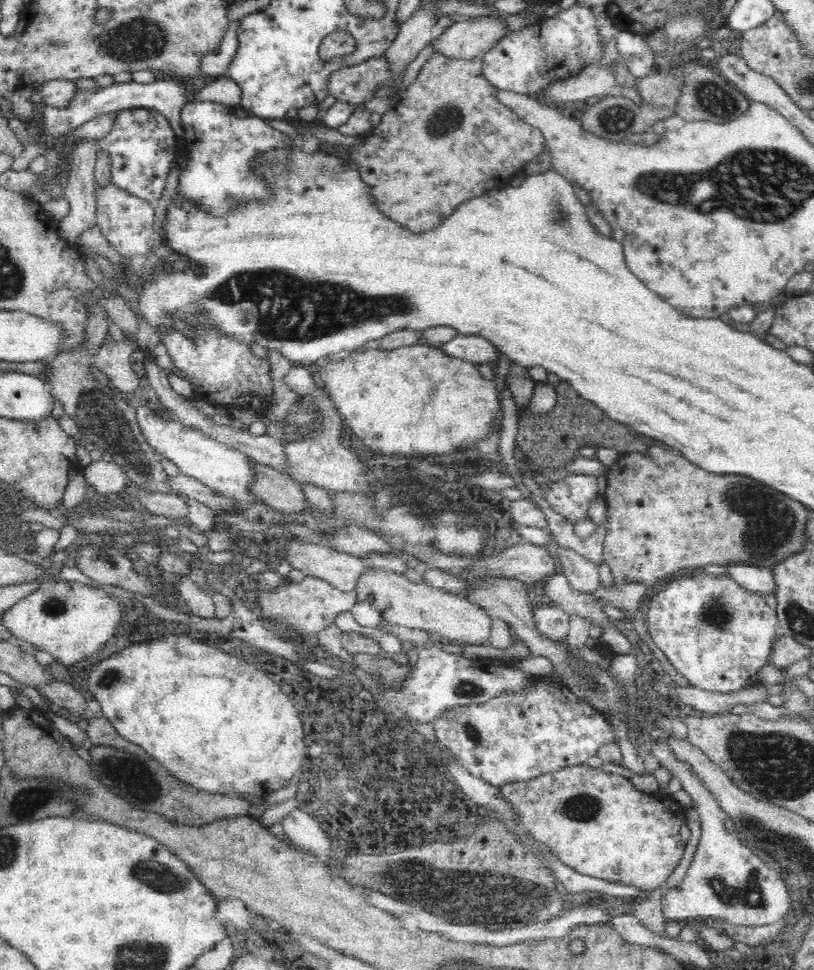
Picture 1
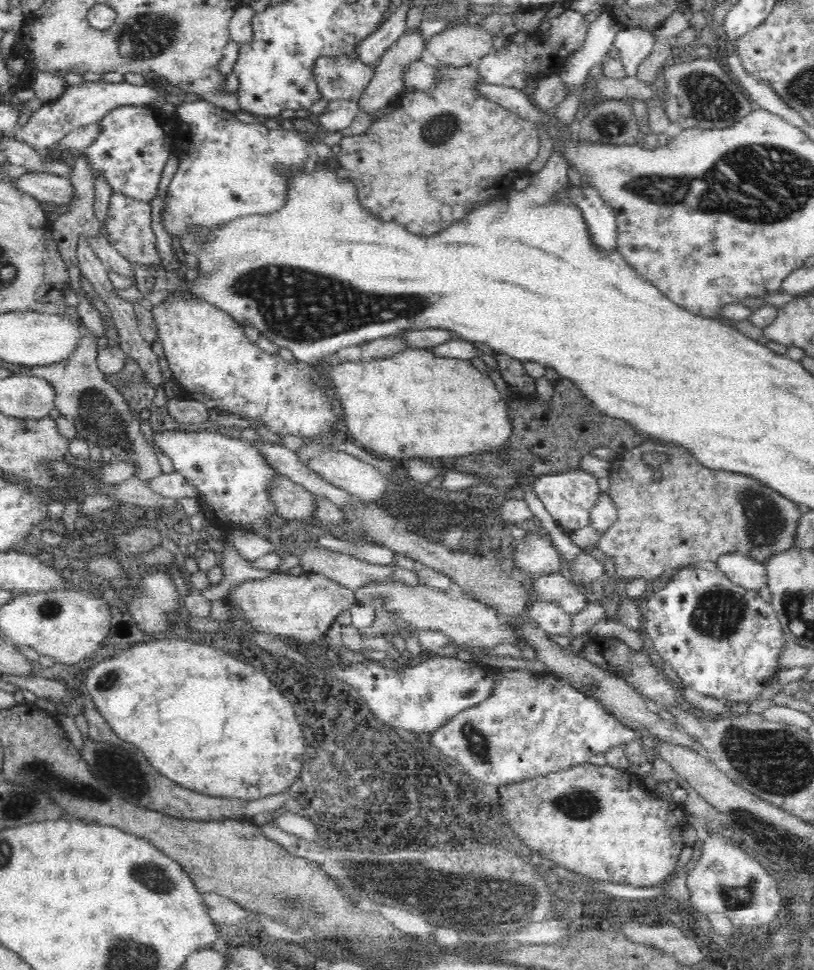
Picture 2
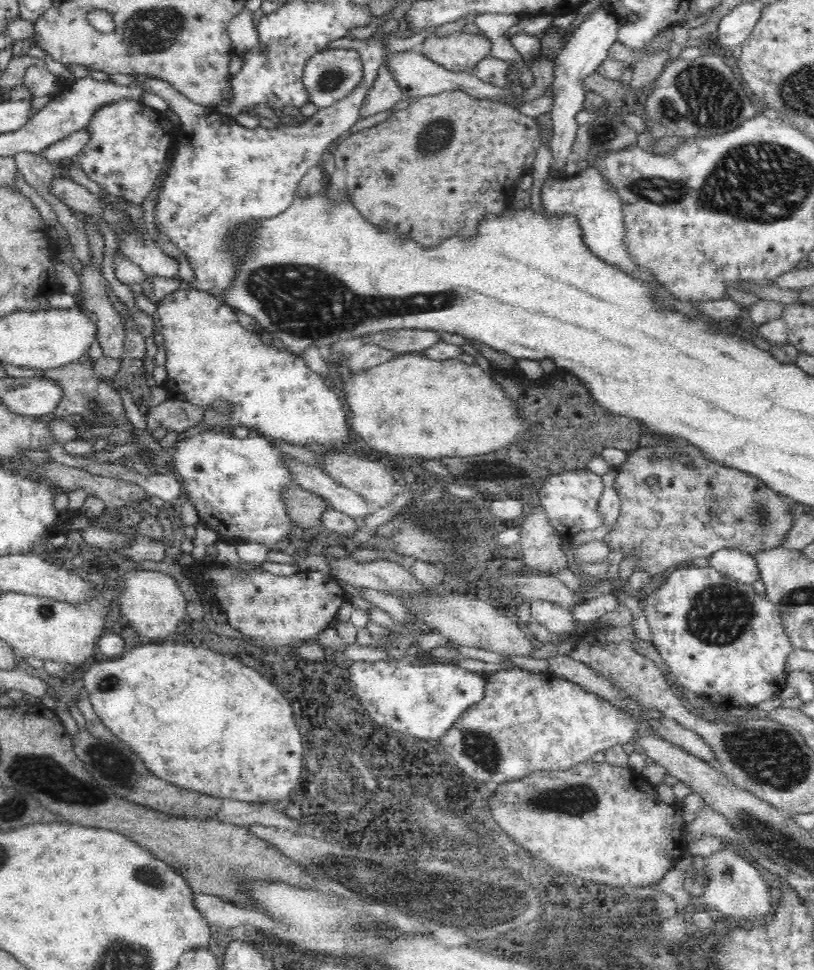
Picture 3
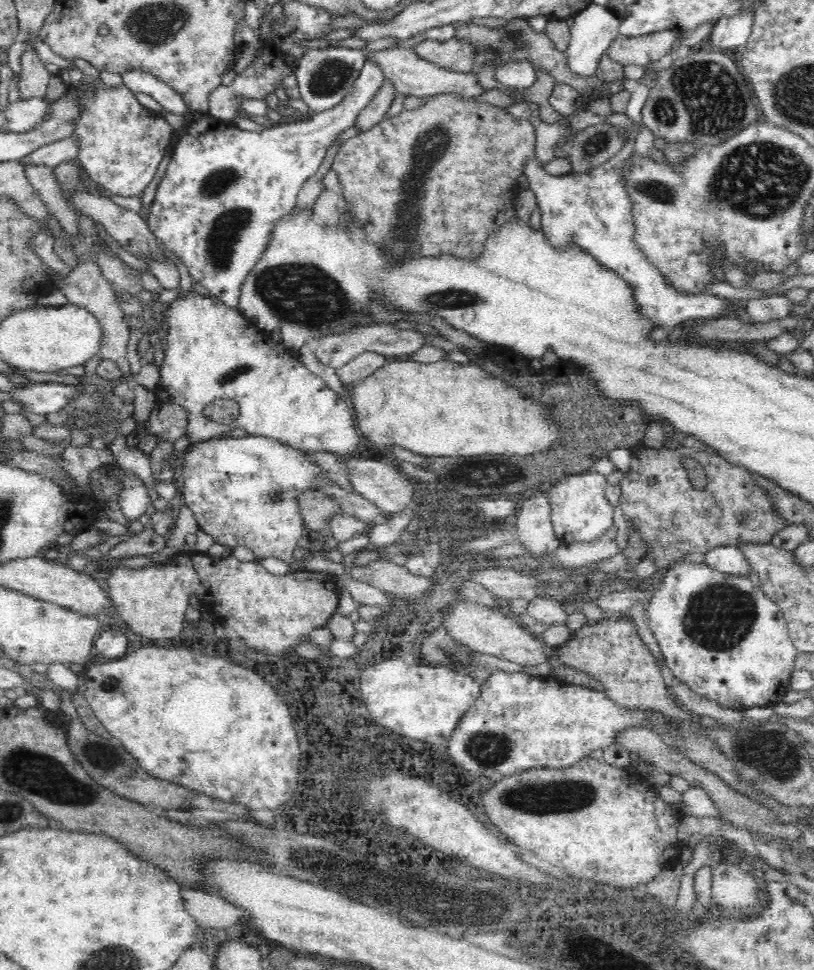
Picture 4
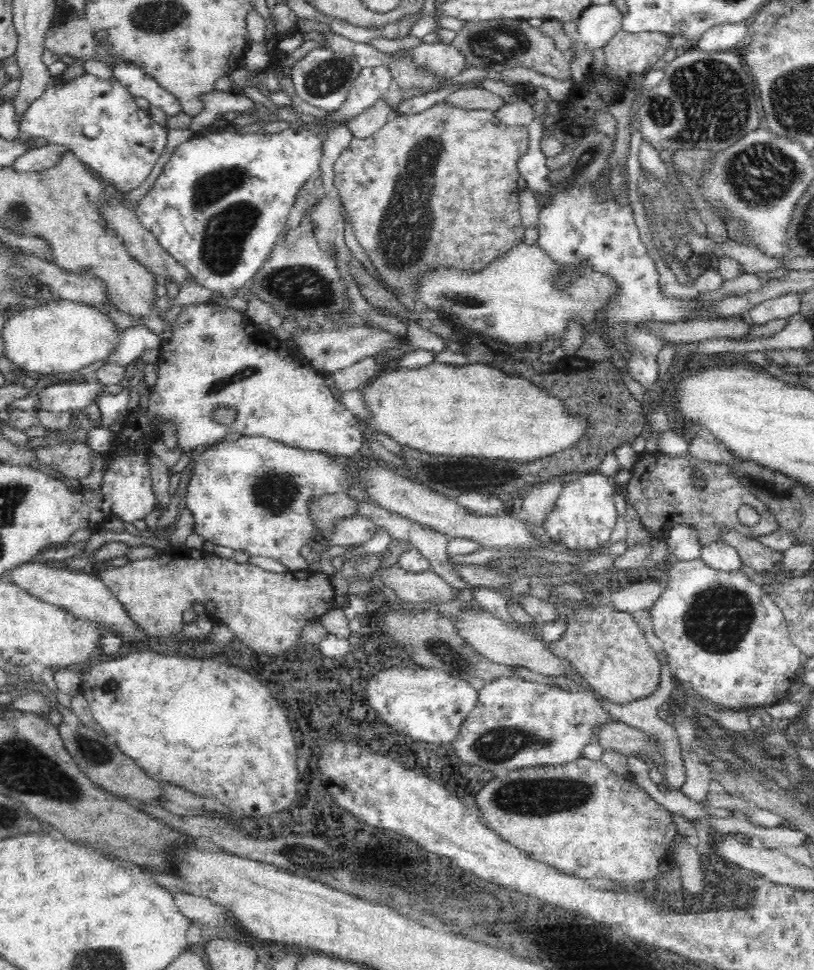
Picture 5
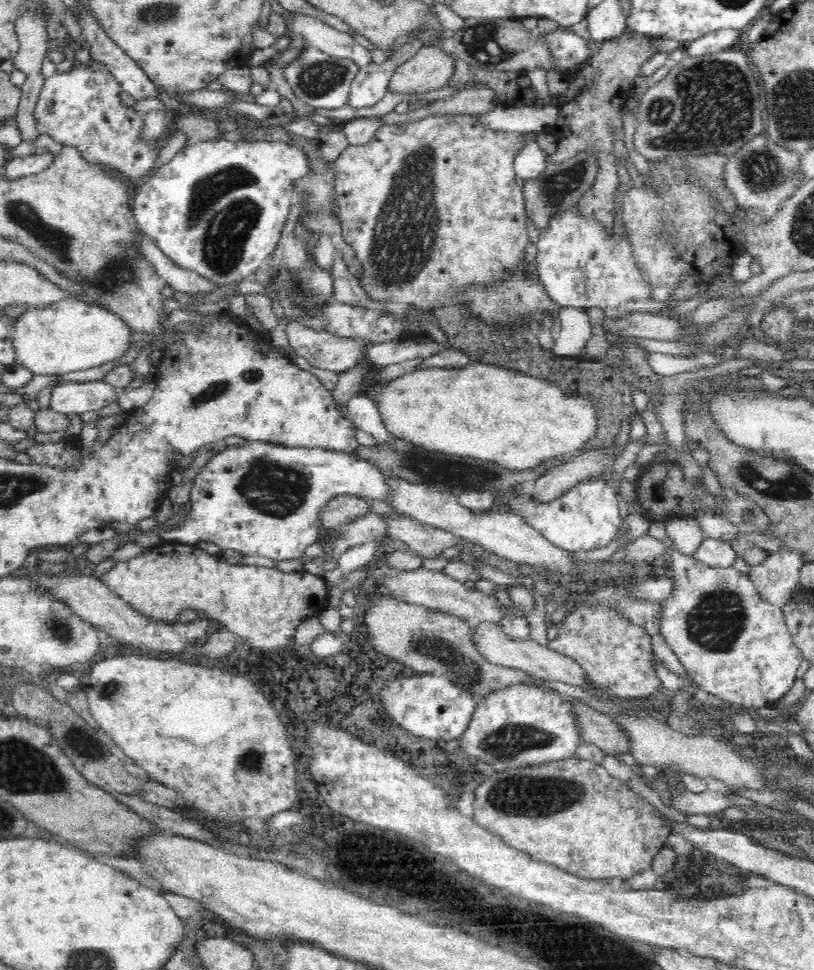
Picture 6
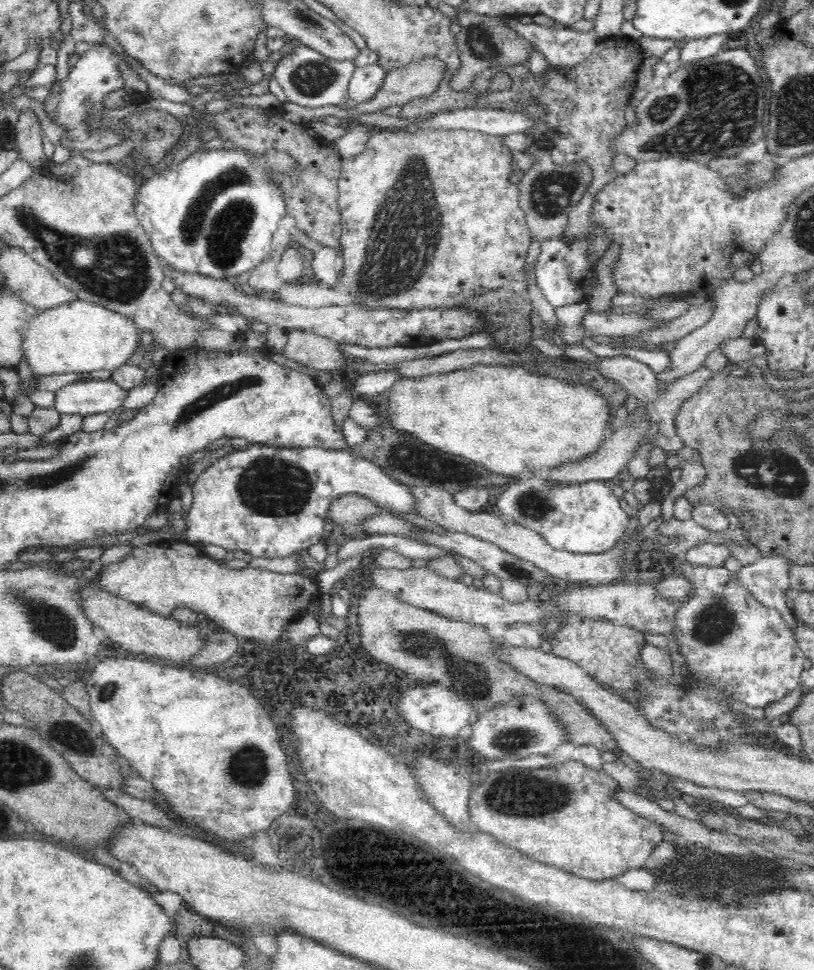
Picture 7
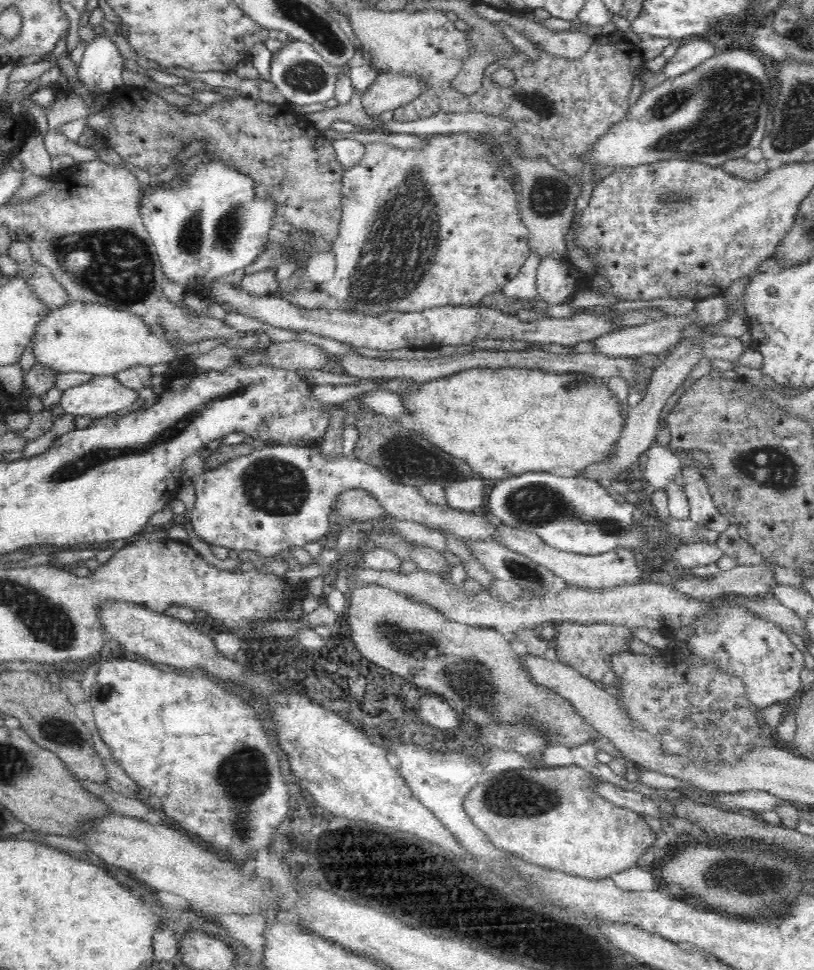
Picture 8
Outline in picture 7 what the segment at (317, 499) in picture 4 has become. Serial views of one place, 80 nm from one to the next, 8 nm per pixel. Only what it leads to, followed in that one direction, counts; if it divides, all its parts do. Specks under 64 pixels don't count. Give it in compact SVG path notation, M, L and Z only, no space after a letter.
M350 493L332 501L328 508L328 518L335 523L338 532L344 532L362 524L380 511L381 508L374 501L358 493Z

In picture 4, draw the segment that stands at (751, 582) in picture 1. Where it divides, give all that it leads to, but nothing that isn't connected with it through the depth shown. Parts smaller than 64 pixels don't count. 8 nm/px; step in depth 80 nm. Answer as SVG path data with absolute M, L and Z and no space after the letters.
M716 546L705 554L705 563L729 575L748 576L751 566L739 547Z

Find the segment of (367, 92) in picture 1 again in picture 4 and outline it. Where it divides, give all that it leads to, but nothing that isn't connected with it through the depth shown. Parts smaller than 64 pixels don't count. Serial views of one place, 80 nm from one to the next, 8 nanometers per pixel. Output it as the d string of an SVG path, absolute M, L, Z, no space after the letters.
M328 47L327 49L308 49L300 58L295 70L301 99L309 106L311 114L318 114L336 106L352 88L365 62L362 49Z

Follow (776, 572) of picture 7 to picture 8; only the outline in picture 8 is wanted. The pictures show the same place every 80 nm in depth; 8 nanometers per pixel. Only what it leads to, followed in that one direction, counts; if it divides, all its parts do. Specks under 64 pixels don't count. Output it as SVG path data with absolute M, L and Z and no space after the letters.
M765 561L766 564L761 565L736 565L734 568L726 571L721 569L711 579L700 579L700 577L692 576L690 580L681 579L677 583L672 584L672 587L680 593L684 593L686 597L699 601L714 601L728 593L741 595L744 597L764 597L772 598L773 588L777 585L773 575L773 565Z

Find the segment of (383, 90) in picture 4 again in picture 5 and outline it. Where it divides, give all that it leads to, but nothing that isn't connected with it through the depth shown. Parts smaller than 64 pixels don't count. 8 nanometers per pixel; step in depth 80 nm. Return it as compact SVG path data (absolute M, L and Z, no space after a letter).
M383 97L372 108L368 108L362 114L351 118L346 125L352 133L353 138L357 138L358 140L370 138L374 132L380 130L389 121L392 111L384 102Z

